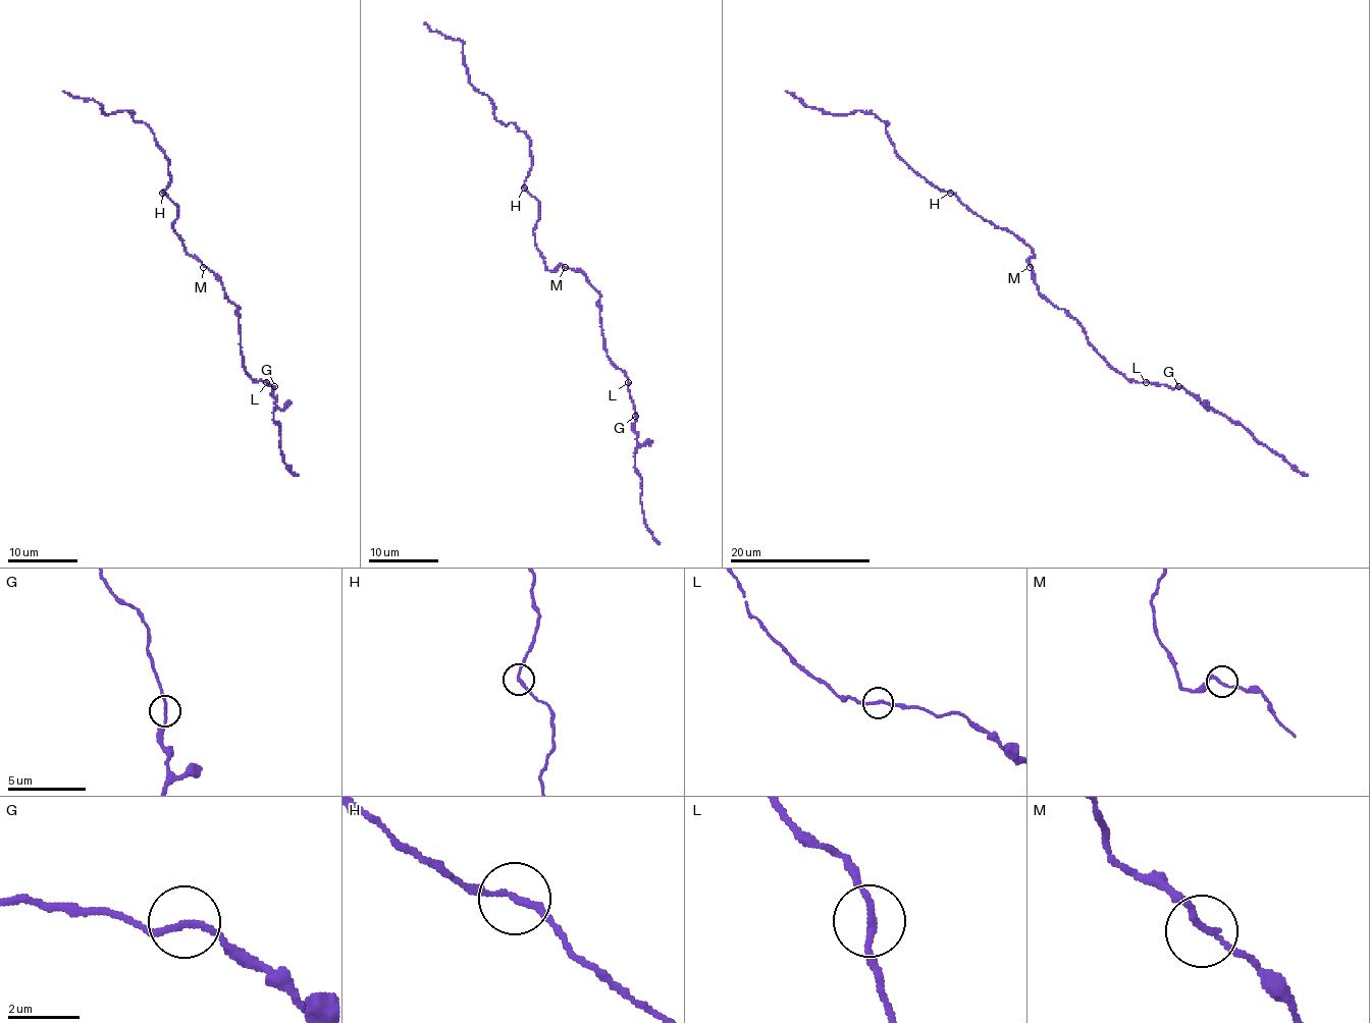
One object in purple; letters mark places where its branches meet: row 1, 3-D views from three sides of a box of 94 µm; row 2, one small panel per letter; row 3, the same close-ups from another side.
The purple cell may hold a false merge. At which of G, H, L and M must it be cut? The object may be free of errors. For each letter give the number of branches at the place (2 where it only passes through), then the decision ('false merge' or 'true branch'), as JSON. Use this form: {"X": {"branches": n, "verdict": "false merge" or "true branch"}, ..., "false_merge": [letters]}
{"G": {"branches": 2, "verdict": "true branch"}, "H": {"branches": 2, "verdict": "true branch"}, "L": {"branches": 2, "verdict": "true branch"}, "M": {"branches": 2, "verdict": "true branch"}, "false_merge": []}

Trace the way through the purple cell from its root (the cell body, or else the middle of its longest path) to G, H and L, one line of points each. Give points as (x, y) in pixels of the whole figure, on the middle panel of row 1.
G: (563, 265), (580, 270), (599, 294), (599, 321), (607, 356), (628, 379), (635, 416)
H: (563, 265), (548, 270), (535, 246), (533, 228), (538, 219), (538, 202), (524, 187)
L: (563, 265), (580, 270), (599, 294), (599, 321), (607, 356), (624, 374), (628, 382)

